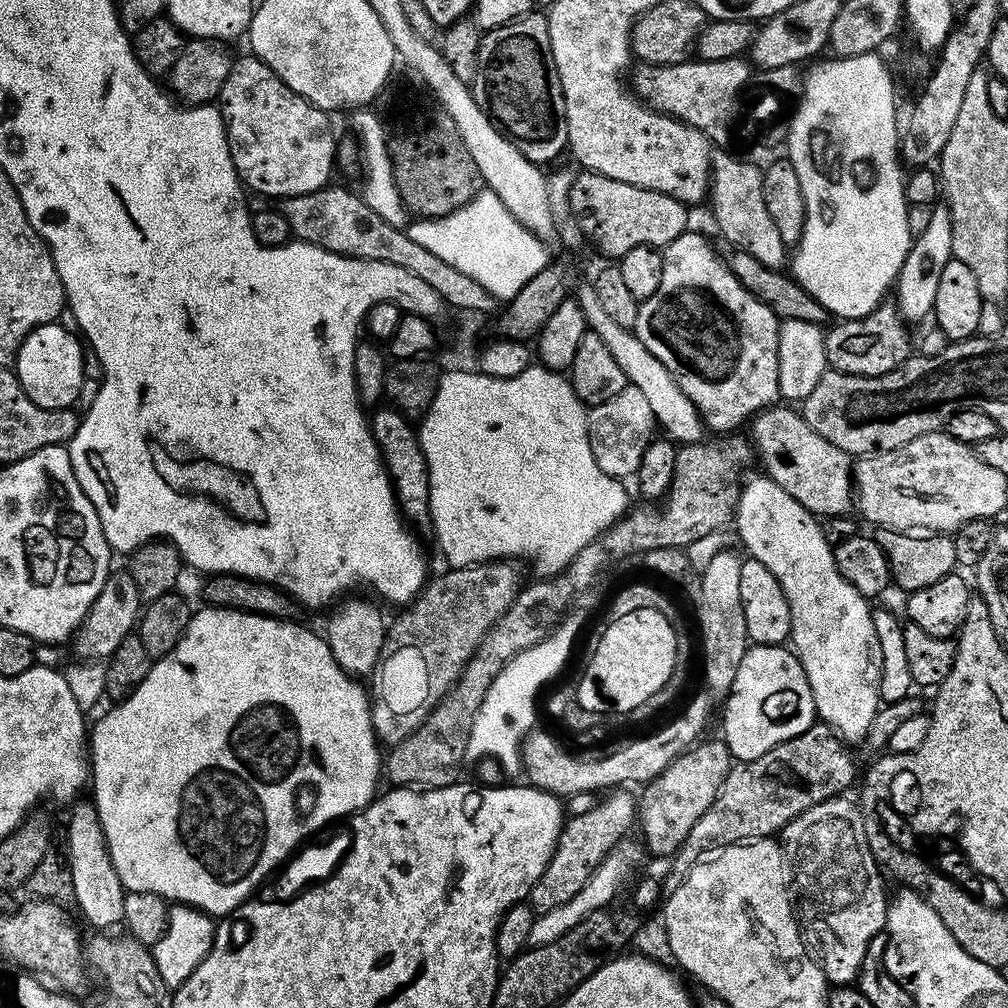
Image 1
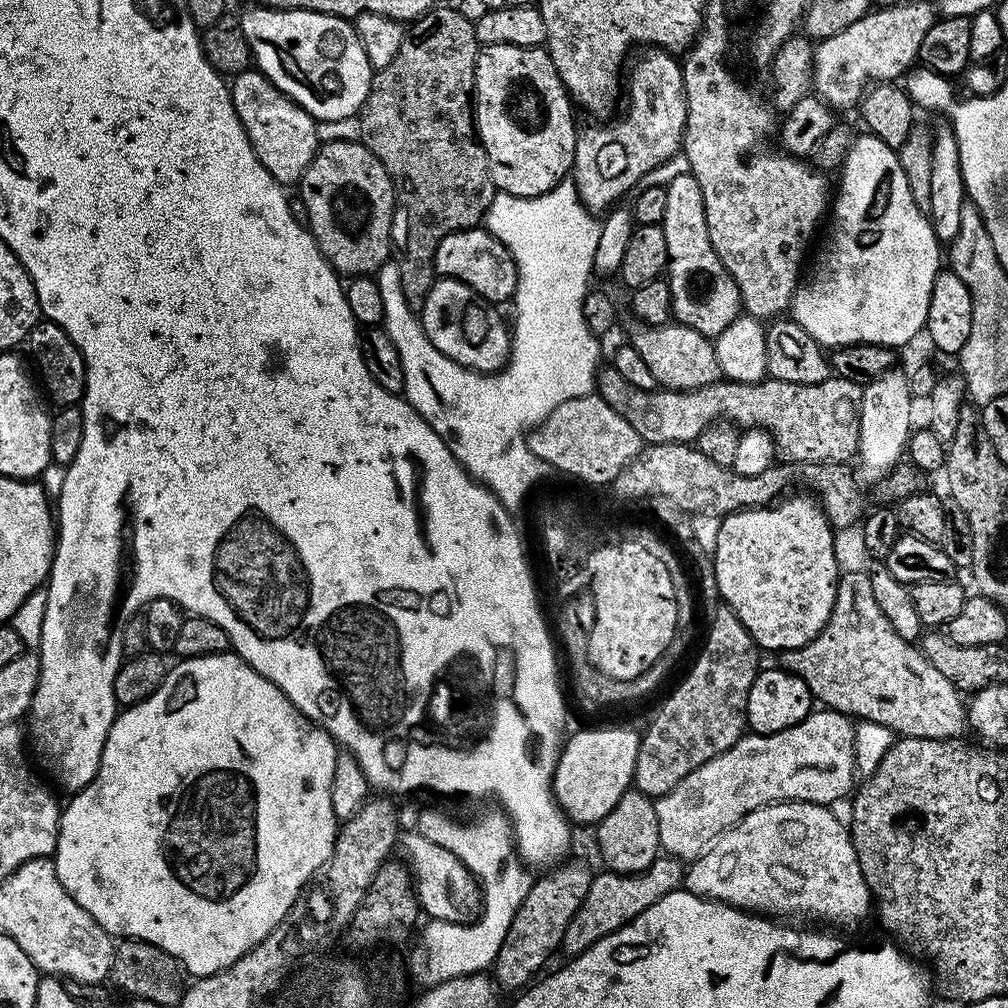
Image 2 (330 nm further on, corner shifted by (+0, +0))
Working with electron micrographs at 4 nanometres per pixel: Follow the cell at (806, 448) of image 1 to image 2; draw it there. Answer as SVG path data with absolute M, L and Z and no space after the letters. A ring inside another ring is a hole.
M669 322L666 324L640 324L632 332L630 343L634 350L638 350L638 355L645 360L646 366L650 369L650 374L654 374L657 385L670 390L694 390L702 386L717 384L722 379L716 349L713 341L704 336L698 330L694 330L685 324Z

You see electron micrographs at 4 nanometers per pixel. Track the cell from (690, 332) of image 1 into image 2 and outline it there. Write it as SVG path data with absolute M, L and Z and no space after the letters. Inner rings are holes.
M691 172L681 174L666 185L666 214L664 215L664 233L666 234L666 250L668 251L668 267L666 279L670 286L670 298L672 299L672 316L675 323L685 324L694 330L698 330L704 336L714 338L734 322L736 316L741 315L742 305L740 291L730 278L726 266L714 254L714 246L710 246L710 234L706 230L706 214L702 202L702 189L693 178Z

